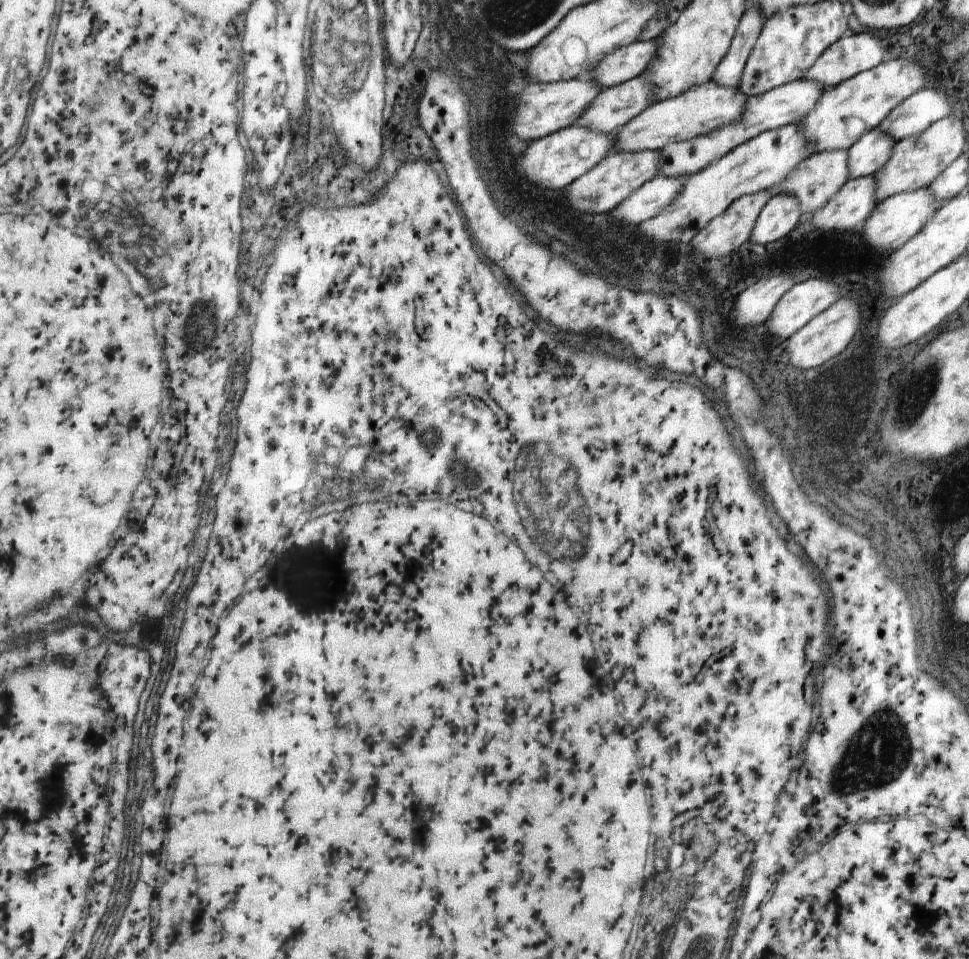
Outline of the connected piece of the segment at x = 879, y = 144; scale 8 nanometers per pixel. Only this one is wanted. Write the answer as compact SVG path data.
M877 128L866 132L847 150L848 178L873 175L888 160L895 142Z

